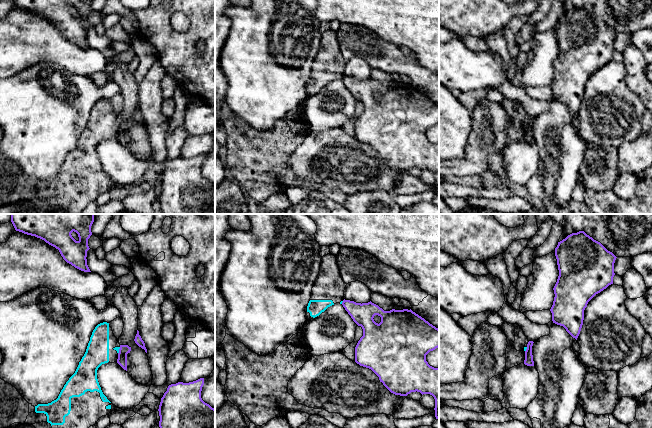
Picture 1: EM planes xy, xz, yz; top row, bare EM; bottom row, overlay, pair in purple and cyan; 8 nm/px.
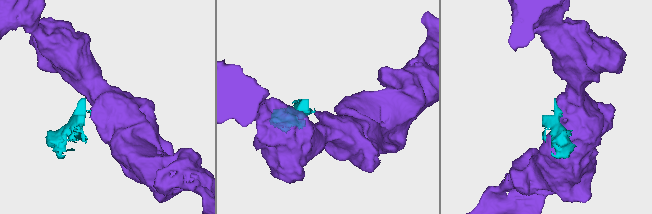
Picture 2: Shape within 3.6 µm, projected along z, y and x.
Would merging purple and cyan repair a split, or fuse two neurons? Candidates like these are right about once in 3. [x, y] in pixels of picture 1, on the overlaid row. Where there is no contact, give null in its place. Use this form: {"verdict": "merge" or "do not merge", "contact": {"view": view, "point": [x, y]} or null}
{"verdict": "do not merge", "contact": {"view": "xy", "point": [119, 350]}}

